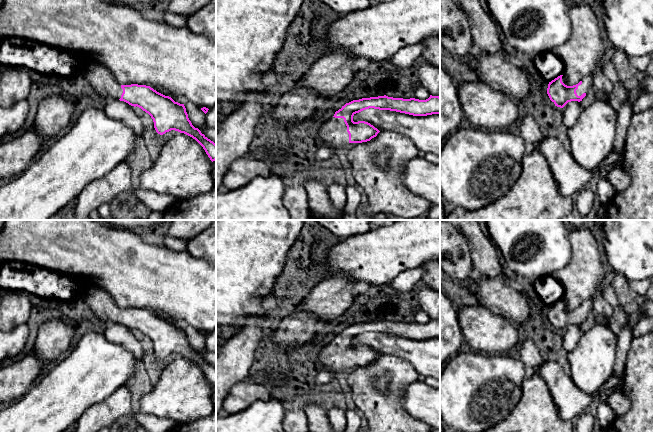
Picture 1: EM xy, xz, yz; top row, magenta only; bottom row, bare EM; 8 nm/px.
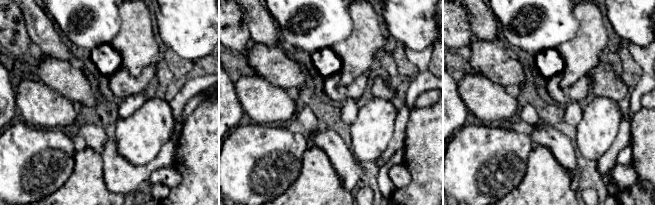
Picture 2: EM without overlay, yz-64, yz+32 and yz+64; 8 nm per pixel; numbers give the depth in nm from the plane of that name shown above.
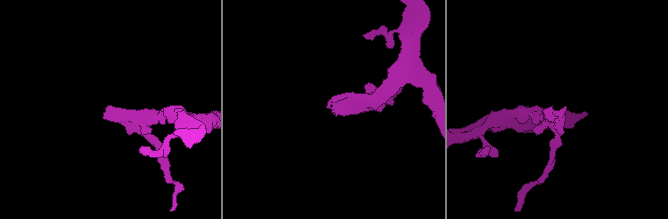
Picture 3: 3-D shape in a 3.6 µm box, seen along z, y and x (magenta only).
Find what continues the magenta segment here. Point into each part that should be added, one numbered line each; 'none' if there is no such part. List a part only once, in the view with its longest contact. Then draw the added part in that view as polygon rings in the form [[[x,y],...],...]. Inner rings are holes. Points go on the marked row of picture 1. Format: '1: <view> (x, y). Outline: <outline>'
1: xz (333, 132). Outline: [[[343,118],[331,119],[314,128],[315,146],[328,145],[334,149],[344,148],[349,144],[349,134]]]

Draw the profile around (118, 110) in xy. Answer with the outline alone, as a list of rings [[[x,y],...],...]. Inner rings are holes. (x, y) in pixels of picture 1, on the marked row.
[[[110,99],[104,101],[102,107],[108,117],[123,122],[131,127],[137,135],[142,135],[143,123],[131,105],[124,101]]]

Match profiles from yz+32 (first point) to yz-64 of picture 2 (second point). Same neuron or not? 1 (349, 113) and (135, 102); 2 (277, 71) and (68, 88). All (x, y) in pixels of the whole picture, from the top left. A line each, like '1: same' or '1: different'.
1: same
2: same

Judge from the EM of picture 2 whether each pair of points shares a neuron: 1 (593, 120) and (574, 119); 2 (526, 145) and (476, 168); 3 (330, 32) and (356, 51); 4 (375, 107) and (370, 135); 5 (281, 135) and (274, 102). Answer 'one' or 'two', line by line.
1: two
2: one
3: two
4: one
5: two

